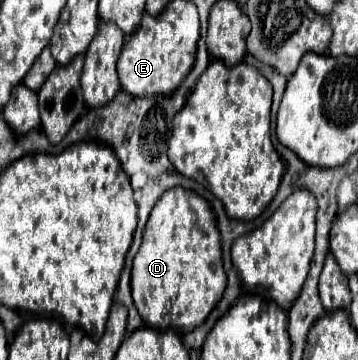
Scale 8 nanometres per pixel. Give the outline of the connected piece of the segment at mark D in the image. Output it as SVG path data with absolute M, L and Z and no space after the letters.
M173 188L163 194L163 198L155 204L153 214L149 216L141 248L135 254L131 270L131 290L135 306L147 326L153 326L157 330L183 330L181 334L185 334L185 330L189 332L197 328L201 322L205 322L205 318L209 316L209 312L219 302L225 290L219 230L205 198L185 188Z

